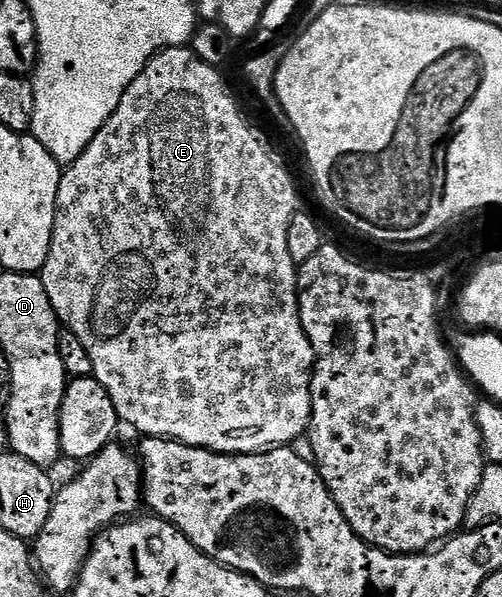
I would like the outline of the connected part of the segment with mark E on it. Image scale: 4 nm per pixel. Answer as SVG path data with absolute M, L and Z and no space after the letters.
M173 46L170 50L161 50L154 56L145 68L132 80L132 84L124 92L116 112L100 128L100 132L88 144L84 151L73 164L65 167L58 189L58 215L54 221L54 231L50 241L50 251L46 262L42 265L40 277L44 288L48 292L48 300L52 300L52 308L56 312L59 323L65 329L70 330L88 348L88 356L92 356L93 377L104 388L108 388L108 396L112 396L112 404L116 404L116 412L123 423L126 422L134 430L139 430L139 435L151 438L175 438L177 442L183 442L189 446L199 446L205 450L214 450L218 454L260 454L263 450L289 447L296 440L296 436L306 434L310 428L310 375L314 372L314 349L308 340L308 336L302 327L302 321L298 315L298 271L299 267L292 260L288 252L288 230L292 224L292 216L299 213L298 190L294 187L294 178L274 159L272 151L266 147L266 142L250 127L248 119L242 115L236 99L230 95L226 82L222 79L223 71L219 67L206 63L193 50L186 46Z

